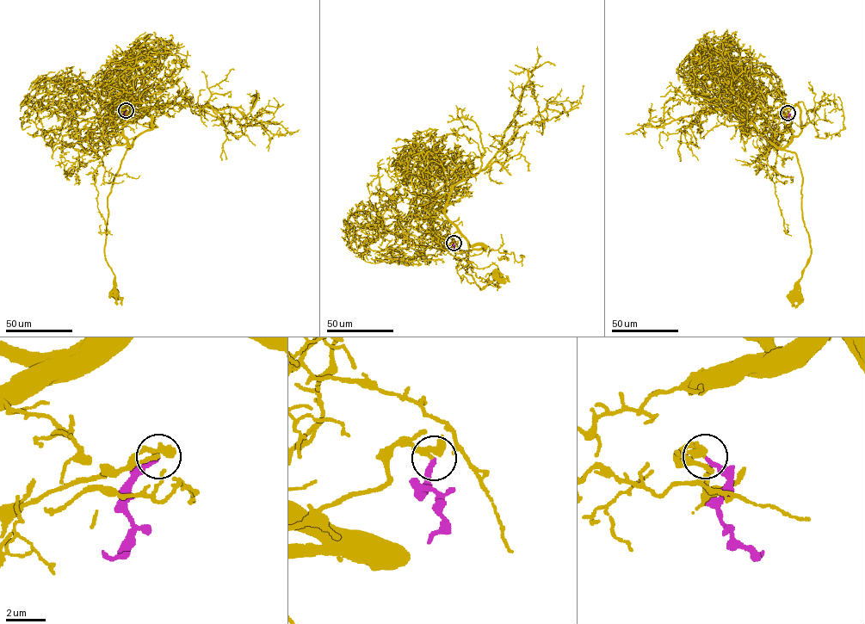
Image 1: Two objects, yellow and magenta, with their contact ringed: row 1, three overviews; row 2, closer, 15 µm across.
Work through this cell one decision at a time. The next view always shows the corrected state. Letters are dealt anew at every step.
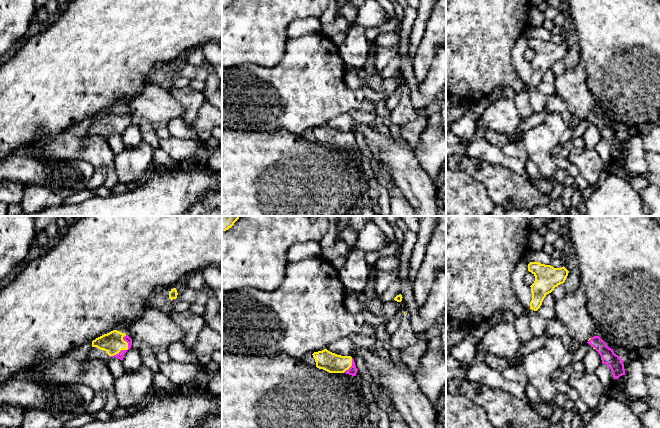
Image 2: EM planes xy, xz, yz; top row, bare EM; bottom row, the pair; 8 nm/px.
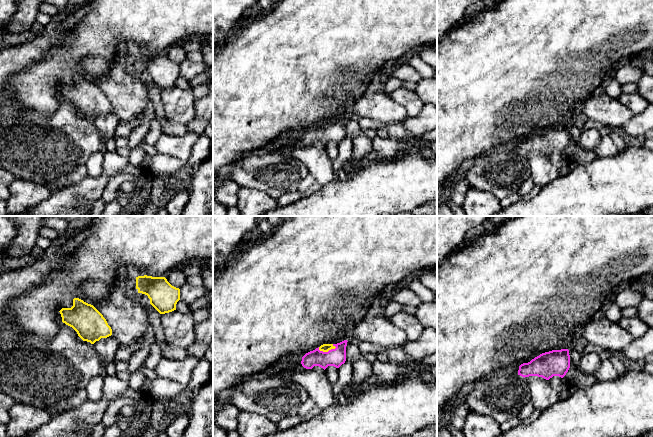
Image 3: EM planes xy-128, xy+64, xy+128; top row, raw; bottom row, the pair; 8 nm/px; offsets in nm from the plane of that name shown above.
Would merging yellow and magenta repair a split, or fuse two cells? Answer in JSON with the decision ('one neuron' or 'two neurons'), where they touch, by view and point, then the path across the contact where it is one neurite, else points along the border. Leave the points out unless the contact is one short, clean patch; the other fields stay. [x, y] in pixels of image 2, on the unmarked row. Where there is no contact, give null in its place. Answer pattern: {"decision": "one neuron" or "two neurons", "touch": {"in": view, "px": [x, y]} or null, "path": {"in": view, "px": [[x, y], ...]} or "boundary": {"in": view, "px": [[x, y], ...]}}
{"decision": "one neuron", "touch": {"in": "xy", "px": [125, 125]}, "path": {"in": "xy", "px": [[112, 118], [120, 120], [125, 125], [120, 131]]}}

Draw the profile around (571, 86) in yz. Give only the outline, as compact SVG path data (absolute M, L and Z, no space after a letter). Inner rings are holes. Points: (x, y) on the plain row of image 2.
M582 64L565 69L561 75L555 77L555 94L568 105L571 114L580 120L585 120L590 114L598 112Z

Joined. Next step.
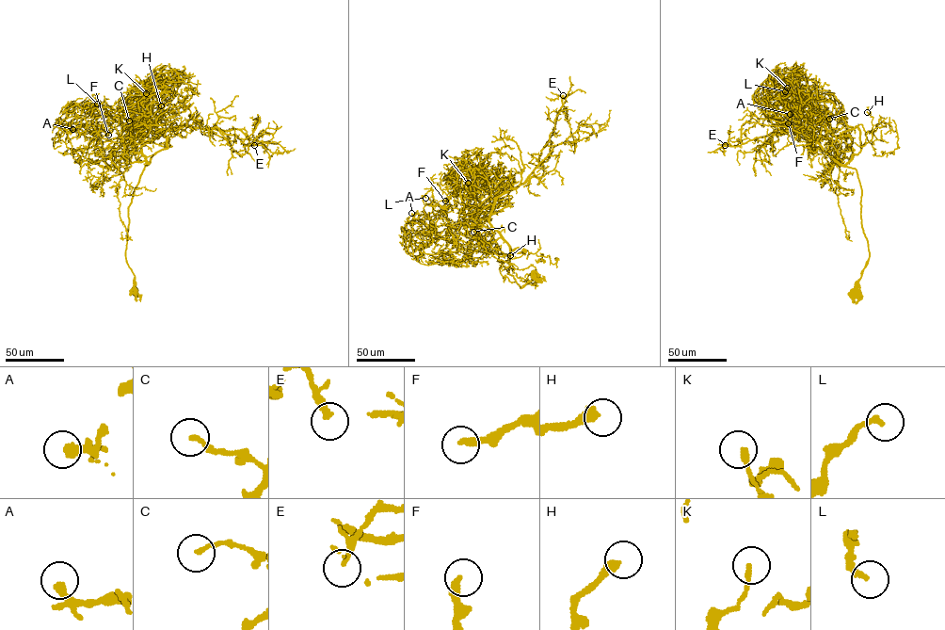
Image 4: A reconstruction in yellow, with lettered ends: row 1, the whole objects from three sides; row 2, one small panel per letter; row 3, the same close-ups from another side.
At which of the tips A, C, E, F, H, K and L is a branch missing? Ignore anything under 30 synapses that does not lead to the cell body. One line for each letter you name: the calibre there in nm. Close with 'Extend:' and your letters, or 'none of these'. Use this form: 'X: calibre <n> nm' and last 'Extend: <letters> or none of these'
E: calibre 220 nm
F: calibre 240 nm
H: calibre 380 nm
Extend: E, F, H

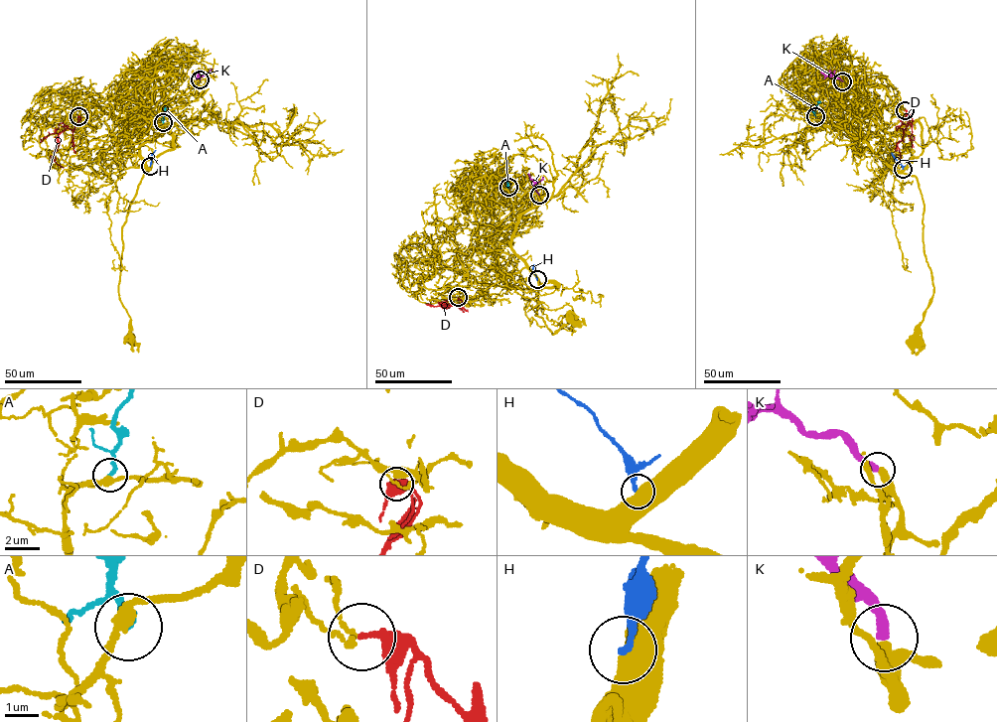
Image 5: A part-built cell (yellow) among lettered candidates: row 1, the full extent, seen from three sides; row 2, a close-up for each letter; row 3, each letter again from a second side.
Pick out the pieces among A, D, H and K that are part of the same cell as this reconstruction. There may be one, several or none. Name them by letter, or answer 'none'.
K

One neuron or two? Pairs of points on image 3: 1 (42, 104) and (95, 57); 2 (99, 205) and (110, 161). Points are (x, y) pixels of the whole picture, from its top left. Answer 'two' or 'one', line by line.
1: one
2: two

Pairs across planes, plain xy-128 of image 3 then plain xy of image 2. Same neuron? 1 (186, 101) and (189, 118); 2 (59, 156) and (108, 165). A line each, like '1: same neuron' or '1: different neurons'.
1: same neuron
2: same neuron

